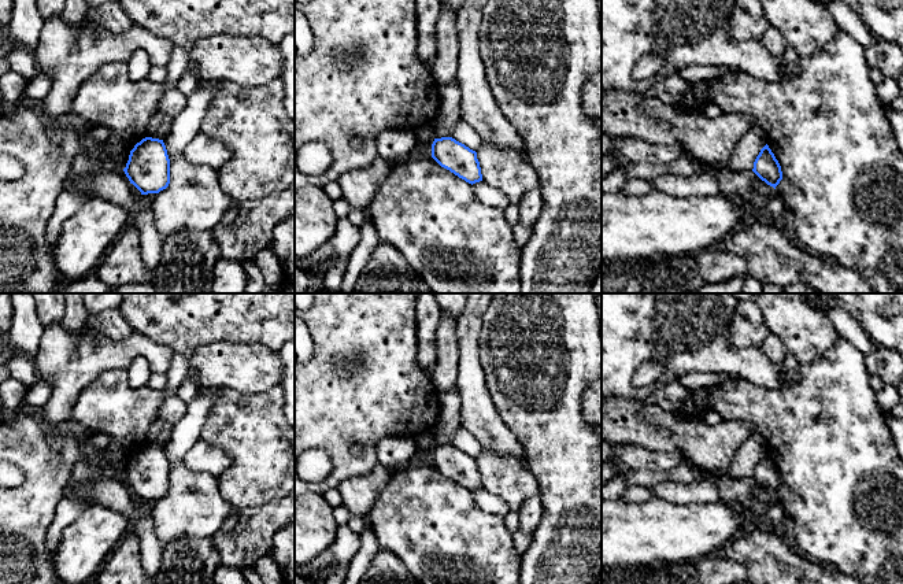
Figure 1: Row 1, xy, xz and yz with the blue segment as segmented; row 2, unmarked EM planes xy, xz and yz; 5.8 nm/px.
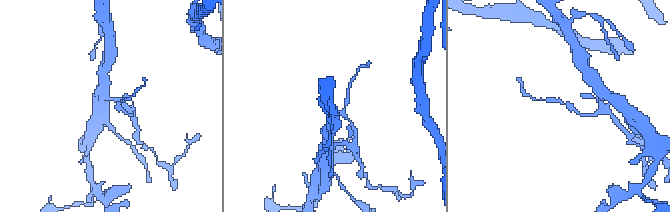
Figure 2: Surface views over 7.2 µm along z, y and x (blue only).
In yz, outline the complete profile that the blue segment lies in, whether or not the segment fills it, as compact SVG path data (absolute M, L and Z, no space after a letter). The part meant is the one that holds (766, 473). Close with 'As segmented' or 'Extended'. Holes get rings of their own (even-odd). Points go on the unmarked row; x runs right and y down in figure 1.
M767 451L756 463L752 478L774 496L782 487L781 473Z. As segmented

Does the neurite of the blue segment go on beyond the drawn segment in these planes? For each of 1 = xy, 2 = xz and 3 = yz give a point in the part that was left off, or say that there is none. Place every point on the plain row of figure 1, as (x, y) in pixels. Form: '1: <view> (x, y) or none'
1: none
2: none
3: none

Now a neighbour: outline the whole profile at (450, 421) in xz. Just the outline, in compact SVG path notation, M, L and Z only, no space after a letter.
M458 388L440 393L440 418L430 430L434 446L449 444L462 429L460 396Z

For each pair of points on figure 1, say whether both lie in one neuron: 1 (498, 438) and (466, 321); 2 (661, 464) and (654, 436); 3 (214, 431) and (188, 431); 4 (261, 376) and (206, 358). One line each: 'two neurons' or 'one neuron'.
1: one neuron
2: two neurons
3: two neurons
4: one neuron

